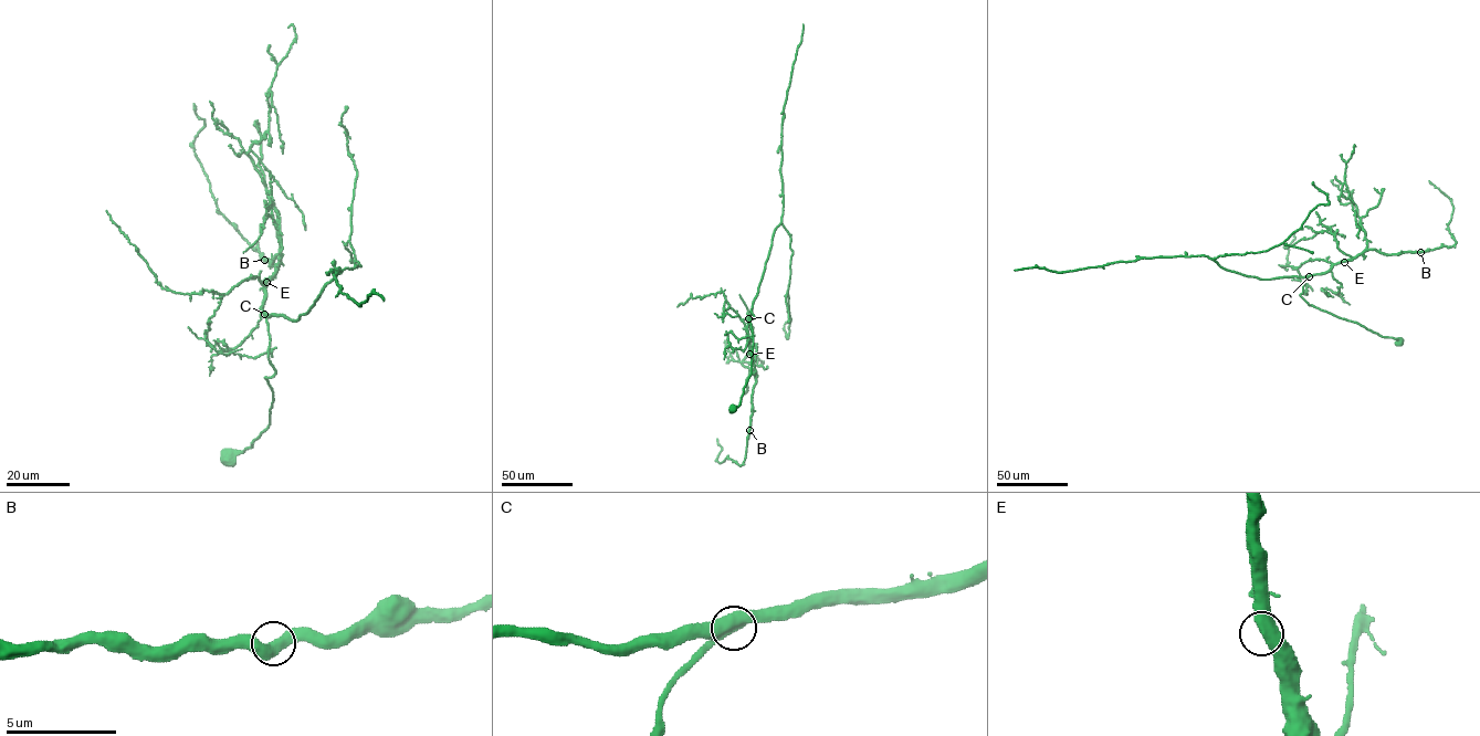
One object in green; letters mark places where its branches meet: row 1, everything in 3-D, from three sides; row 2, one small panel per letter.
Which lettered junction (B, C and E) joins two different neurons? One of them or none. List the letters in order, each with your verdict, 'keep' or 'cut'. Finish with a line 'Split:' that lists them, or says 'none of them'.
B: keep
C: keep
E: keep
Split: none of them

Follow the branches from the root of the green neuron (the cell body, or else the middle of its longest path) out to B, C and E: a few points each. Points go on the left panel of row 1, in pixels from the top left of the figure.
B: (231, 455), (269, 426), (266, 378), (275, 369), (261, 309), (280, 255), (271, 265), (264, 260)
C: (231, 455), (250, 448), (269, 426), (272, 389), (266, 378), (275, 369), (268, 356), (270, 335), (263, 313)
E: (231, 455), (250, 448), (269, 426), (272, 389), (266, 378), (275, 369), (261, 309), (266, 282)

